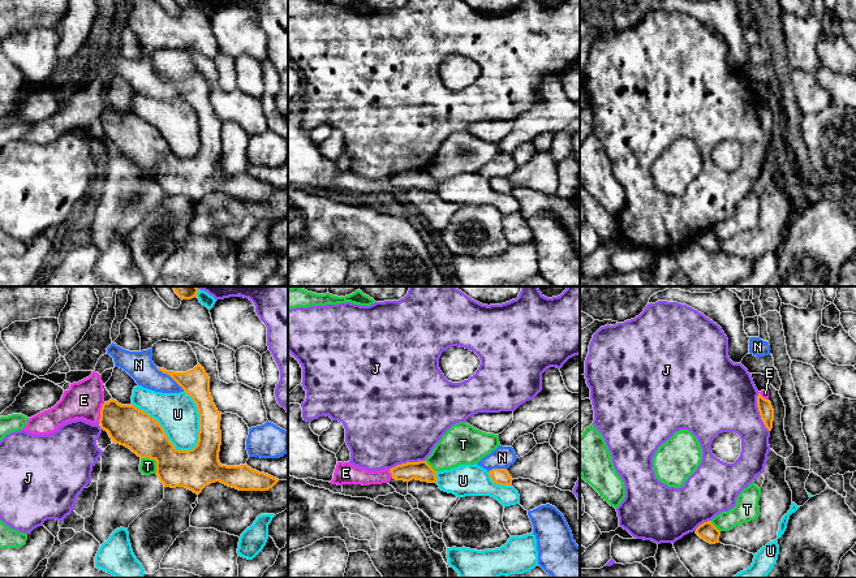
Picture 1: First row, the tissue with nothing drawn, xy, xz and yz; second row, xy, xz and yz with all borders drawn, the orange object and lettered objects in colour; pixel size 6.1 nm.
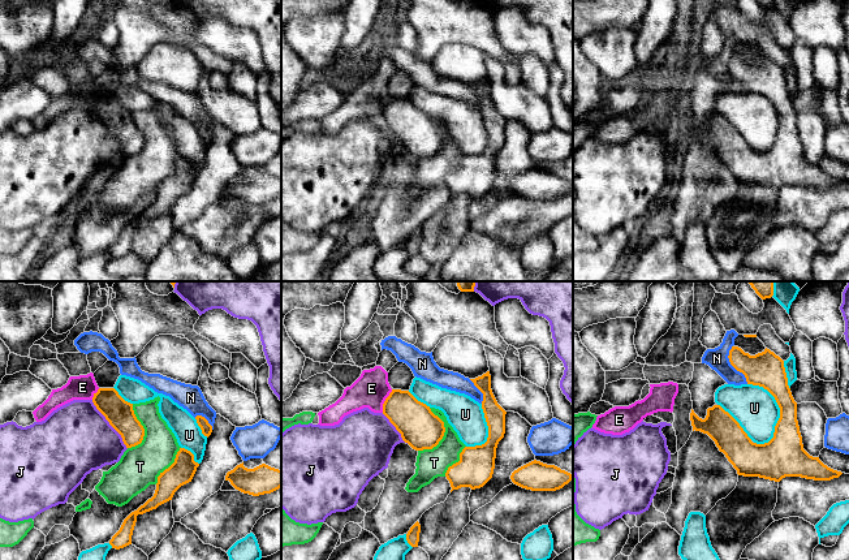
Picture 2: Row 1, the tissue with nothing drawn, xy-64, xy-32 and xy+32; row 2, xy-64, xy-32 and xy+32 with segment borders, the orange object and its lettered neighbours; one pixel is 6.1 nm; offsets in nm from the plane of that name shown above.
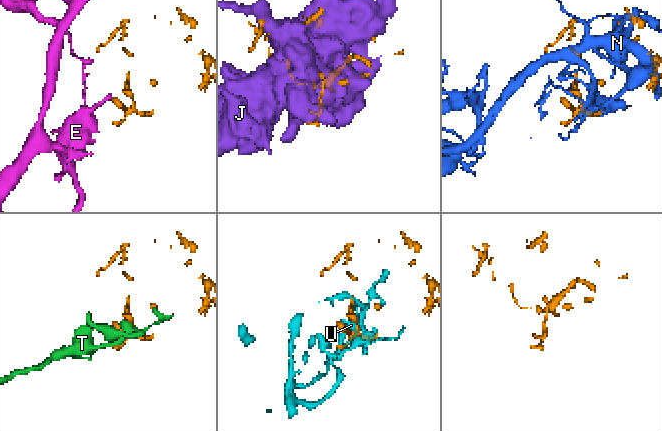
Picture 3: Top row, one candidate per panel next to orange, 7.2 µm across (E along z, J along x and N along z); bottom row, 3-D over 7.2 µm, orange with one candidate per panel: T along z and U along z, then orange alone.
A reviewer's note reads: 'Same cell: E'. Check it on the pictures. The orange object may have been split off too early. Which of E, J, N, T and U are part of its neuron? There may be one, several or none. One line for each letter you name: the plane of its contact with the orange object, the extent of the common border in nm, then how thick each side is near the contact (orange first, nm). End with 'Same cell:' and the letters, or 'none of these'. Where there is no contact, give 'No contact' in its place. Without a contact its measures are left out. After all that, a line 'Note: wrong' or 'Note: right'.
Same cell: none of these
Note: wrong

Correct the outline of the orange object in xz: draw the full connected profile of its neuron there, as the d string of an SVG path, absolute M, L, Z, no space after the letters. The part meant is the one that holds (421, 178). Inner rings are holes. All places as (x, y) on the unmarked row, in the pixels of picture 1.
M407 171L397 173L390 177L390 181L393 187L410 190L413 187L427 190L427 191L436 191L436 180L426 171Z

